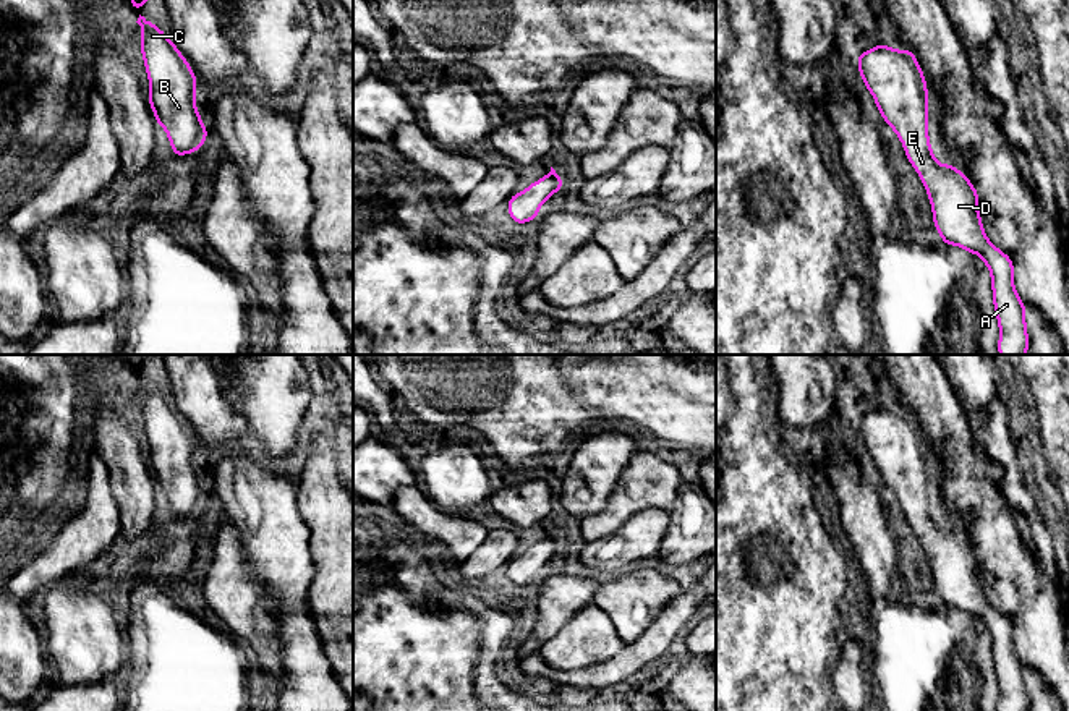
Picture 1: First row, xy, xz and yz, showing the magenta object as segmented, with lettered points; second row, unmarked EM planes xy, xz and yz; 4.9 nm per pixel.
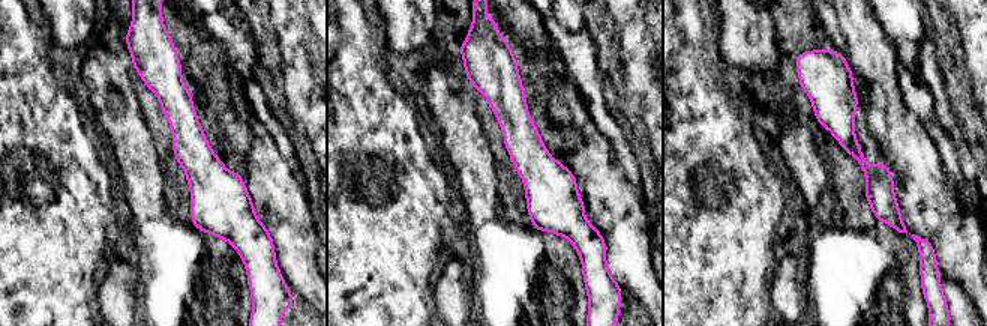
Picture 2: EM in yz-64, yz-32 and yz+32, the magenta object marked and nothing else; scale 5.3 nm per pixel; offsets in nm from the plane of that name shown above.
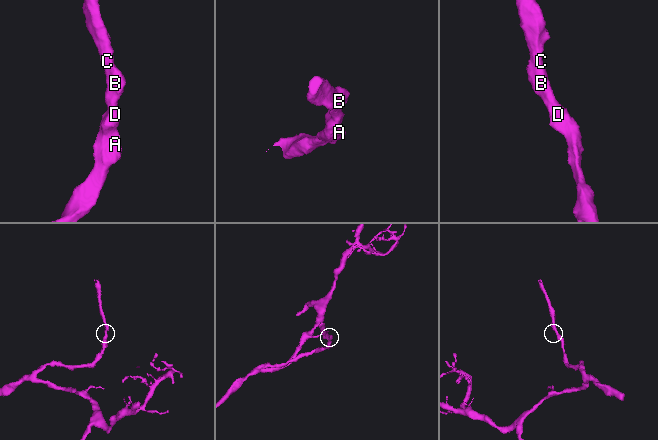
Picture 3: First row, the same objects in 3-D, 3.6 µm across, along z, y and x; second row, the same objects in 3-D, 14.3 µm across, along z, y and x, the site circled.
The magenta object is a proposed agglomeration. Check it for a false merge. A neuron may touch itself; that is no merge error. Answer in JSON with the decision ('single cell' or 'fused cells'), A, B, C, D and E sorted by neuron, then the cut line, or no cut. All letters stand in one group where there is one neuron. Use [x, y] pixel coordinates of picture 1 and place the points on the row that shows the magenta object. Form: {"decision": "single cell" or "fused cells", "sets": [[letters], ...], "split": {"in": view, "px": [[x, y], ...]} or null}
{"decision": "single cell", "sets": [["A", "B", "C", "D", "E"]], "split": null}

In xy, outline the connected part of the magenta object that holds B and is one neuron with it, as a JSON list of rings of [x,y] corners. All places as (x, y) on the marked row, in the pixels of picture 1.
[[[141,15],[136,23],[143,28],[141,55],[149,78],[147,100],[155,125],[164,126],[175,155],[201,151],[207,141],[207,128],[194,102],[194,71],[160,28]]]

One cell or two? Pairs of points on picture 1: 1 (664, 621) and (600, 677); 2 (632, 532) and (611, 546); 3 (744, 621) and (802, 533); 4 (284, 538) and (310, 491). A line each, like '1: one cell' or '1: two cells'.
1: one cell
2: one cell
3: one cell
4: two cells

